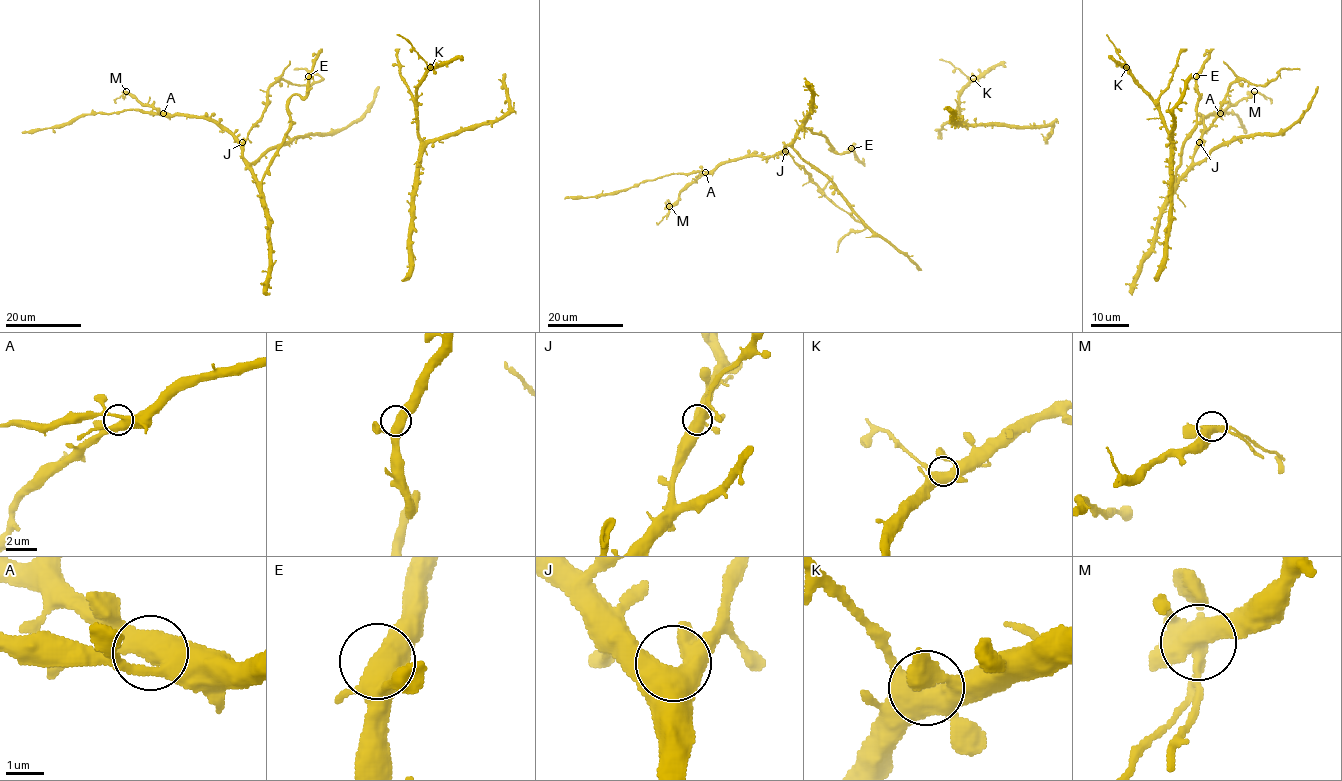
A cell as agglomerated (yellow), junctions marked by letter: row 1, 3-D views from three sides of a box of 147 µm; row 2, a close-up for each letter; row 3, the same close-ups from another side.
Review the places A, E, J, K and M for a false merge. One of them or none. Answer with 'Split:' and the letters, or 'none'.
Split: M

